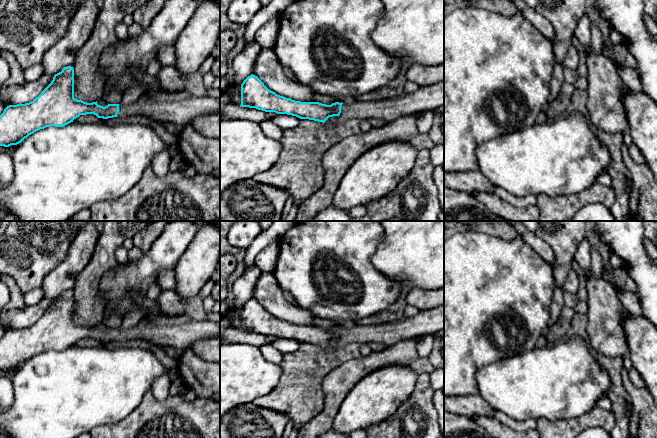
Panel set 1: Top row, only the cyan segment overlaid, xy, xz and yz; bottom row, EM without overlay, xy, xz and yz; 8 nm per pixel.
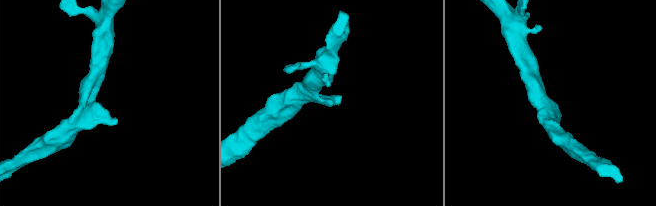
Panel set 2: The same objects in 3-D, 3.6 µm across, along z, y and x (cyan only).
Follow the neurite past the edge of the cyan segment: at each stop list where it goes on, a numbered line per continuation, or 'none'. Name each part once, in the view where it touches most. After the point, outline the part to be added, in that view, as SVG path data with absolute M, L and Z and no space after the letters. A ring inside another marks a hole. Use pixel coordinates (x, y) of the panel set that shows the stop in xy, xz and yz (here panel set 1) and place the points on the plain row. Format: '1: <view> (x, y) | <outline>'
1: xz (431, 321) | M444 306L437 309L420 311L418 314L406 319L400 319L396 322L377 324L377 325L356 325L354 328L342 328L341 337L339 340L329 341L324 347L336 349L341 346L346 346L351 343L381 343L386 347L391 346L401 340L417 338L426 334L436 334L444 330Z

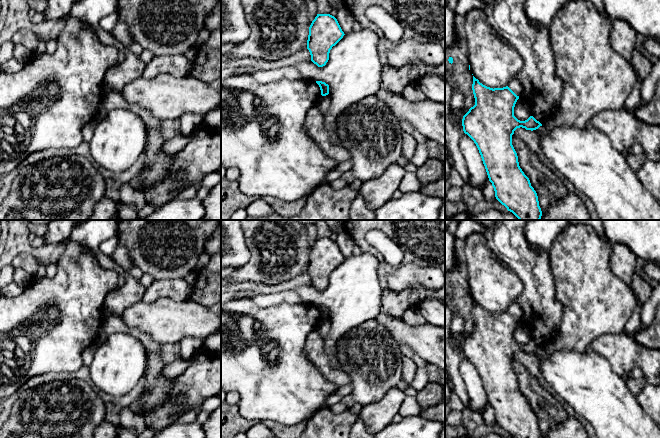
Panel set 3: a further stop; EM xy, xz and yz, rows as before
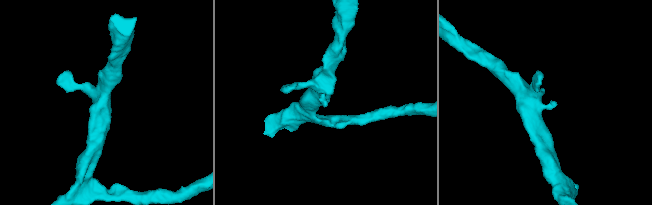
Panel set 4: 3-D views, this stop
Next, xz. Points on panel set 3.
none

